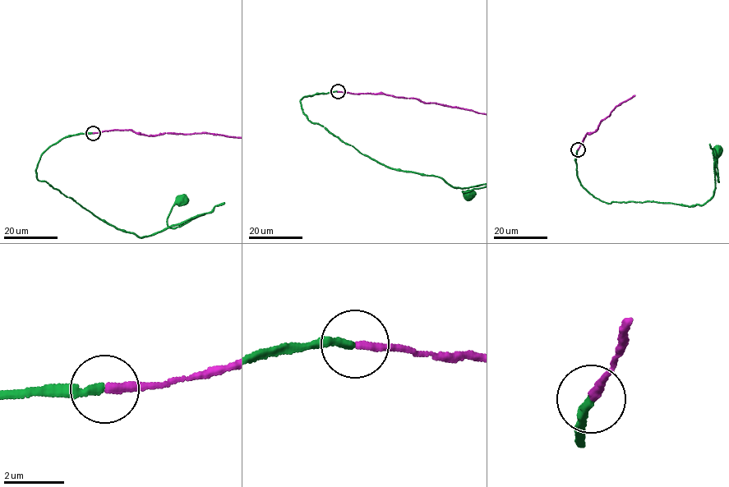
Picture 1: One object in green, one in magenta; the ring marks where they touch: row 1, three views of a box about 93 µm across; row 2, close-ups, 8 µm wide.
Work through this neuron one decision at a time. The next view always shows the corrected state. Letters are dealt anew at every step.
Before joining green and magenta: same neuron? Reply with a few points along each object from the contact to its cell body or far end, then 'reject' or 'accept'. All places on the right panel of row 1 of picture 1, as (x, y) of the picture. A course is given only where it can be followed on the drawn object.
green via (577, 150), (576, 173), (598, 199), (689, 206), (703, 204), (714, 193), (717, 151) | accept

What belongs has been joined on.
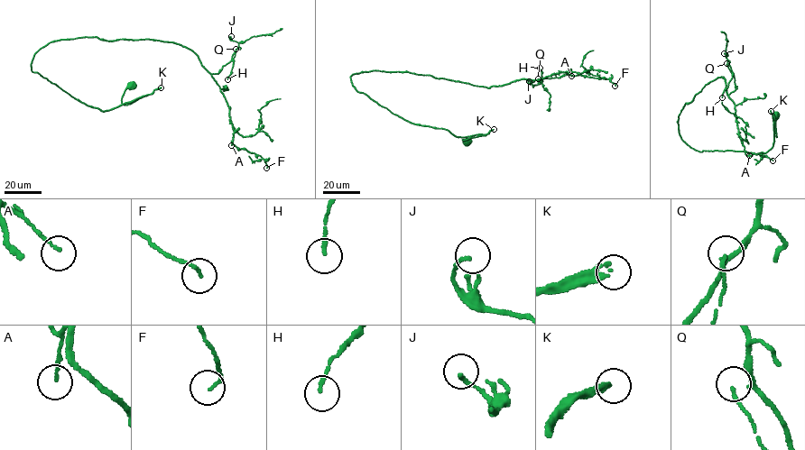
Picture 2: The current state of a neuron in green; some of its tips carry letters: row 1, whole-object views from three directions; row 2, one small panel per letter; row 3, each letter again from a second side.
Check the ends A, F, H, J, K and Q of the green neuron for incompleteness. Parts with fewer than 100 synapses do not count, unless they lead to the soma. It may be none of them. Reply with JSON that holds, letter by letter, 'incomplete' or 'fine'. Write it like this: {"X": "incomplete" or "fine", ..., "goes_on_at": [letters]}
{"A": "fine", "F": "fine", "H": "fine", "J": "fine", "K": "incomplete", "Q": "fine", "goes_on_at": ["K"]}

